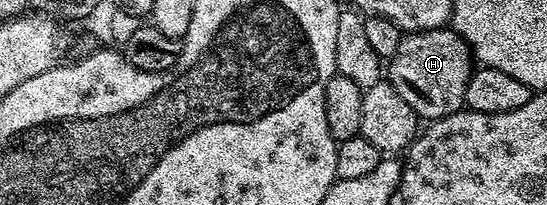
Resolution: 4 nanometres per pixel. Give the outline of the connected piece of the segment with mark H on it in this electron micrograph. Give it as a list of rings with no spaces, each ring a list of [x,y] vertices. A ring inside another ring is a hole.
[[[452,27],[432,28],[422,32],[406,31],[397,44],[397,53],[388,64],[388,79],[403,98],[403,102],[407,102],[407,106],[411,106],[411,110],[415,110],[415,114],[422,121],[441,120],[444,116],[450,116],[465,108],[465,91],[467,82],[475,71],[475,61],[469,43],[458,32],[454,32]]]

